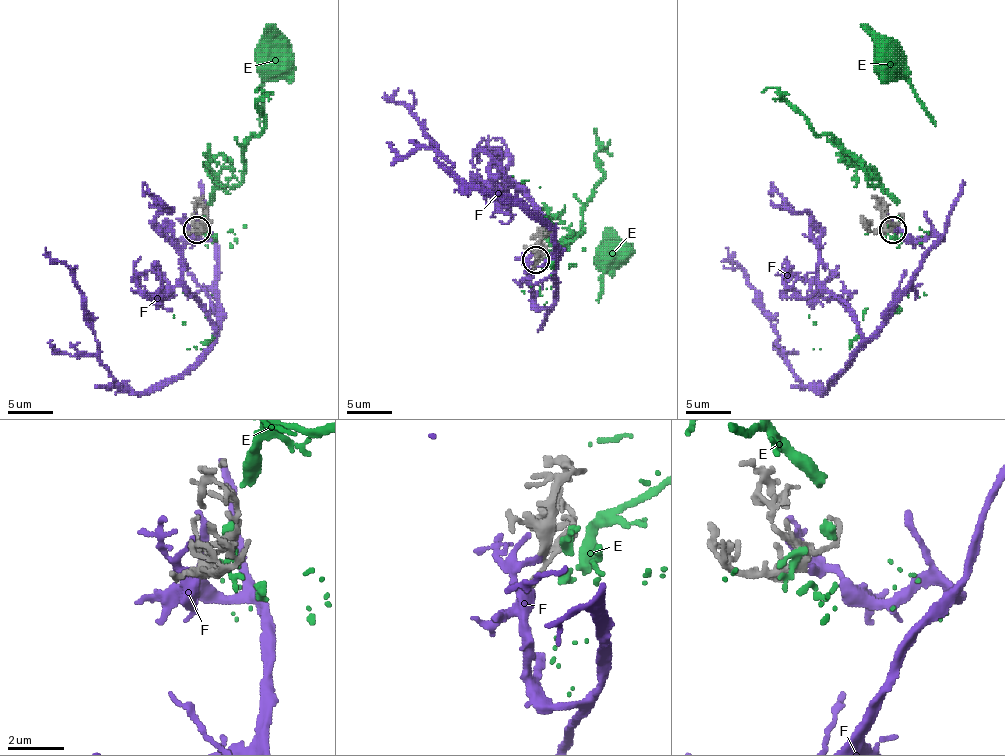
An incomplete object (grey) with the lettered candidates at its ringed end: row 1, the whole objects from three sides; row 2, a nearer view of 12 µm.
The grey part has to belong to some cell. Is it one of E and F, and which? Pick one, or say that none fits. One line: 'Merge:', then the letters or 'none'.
Merge: F

